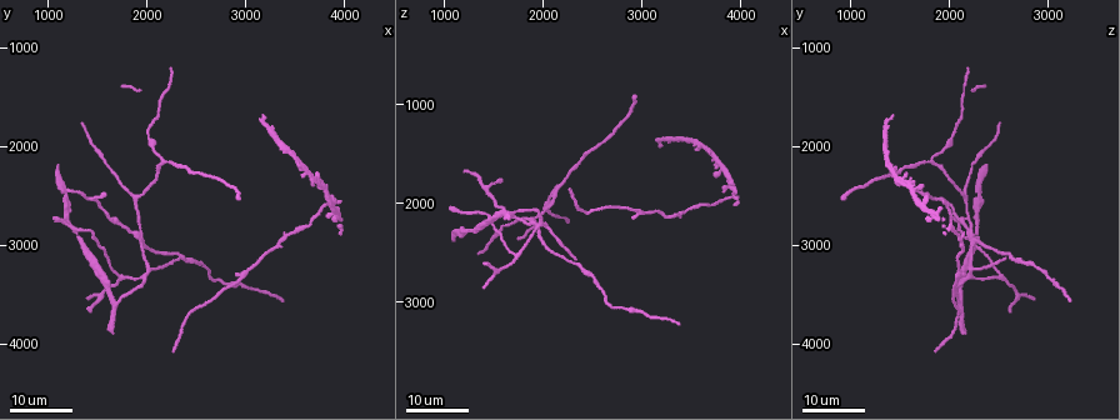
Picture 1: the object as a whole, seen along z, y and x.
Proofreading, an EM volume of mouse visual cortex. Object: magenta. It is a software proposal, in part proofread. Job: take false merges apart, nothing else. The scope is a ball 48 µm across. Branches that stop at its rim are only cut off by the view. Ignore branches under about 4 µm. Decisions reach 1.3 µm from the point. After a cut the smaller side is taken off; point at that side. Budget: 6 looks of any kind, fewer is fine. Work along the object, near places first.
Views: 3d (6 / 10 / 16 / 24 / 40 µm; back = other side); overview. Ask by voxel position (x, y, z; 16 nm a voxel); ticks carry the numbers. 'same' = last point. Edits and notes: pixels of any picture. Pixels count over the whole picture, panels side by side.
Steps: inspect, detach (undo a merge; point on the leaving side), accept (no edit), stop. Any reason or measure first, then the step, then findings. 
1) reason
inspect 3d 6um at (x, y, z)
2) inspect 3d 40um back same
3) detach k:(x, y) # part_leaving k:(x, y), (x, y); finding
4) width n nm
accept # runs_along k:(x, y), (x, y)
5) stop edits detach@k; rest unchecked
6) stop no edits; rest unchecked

three arms meet
inspect 3d 16um at (2180, 2140, 1800)

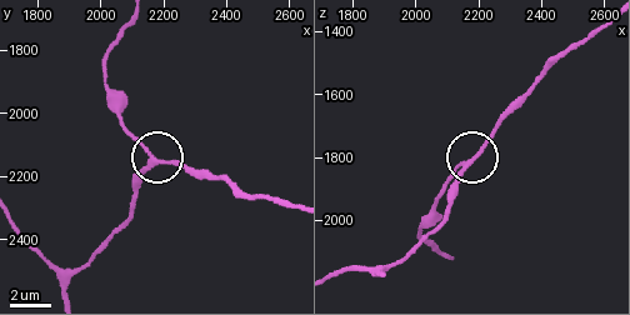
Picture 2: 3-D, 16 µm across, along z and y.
inspect 3d 6um at (2160, 2130, 1810)

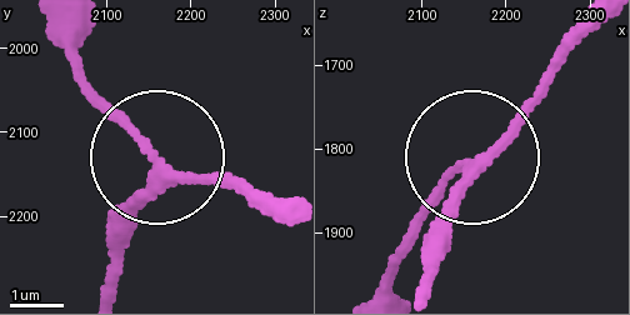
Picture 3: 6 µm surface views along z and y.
accept # runs_along 3:(105, 290), (150, 155), (83, 79); continuous, no second neuron

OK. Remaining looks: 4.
four arms meet
inspect 3d 24um at (2000, 3320, 2200)

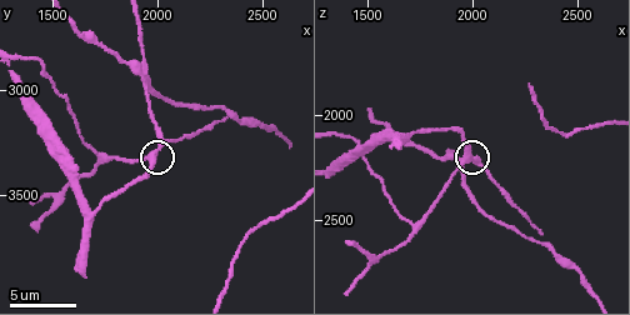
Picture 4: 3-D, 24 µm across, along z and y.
closer look
inspect 3d 6um at (1980, 3280, 2190)

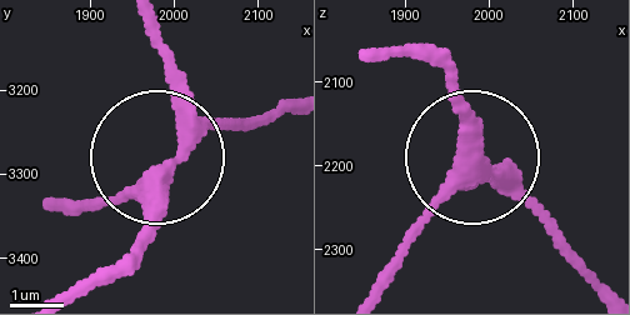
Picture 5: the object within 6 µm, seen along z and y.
arms 4
accept # continuous, no second neuron

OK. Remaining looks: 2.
three-way junction
inspect 3d 16um at (1710, 3310, 2520)

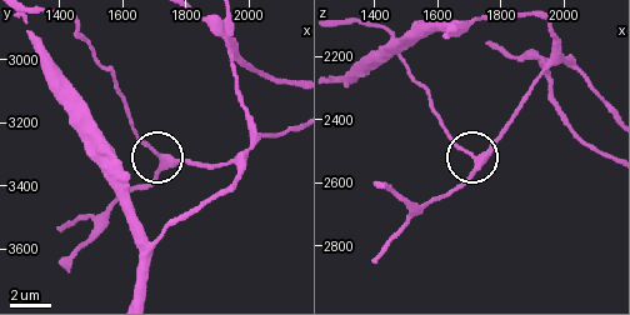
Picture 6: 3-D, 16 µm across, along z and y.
zoom in
inspect 3d 6um at (1720, 3300, 2520)

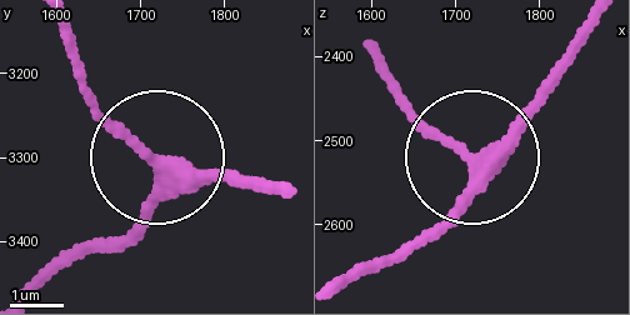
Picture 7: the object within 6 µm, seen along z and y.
width 280 nm
accept # one neuron here

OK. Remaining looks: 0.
stop no edits; rest unchecked

